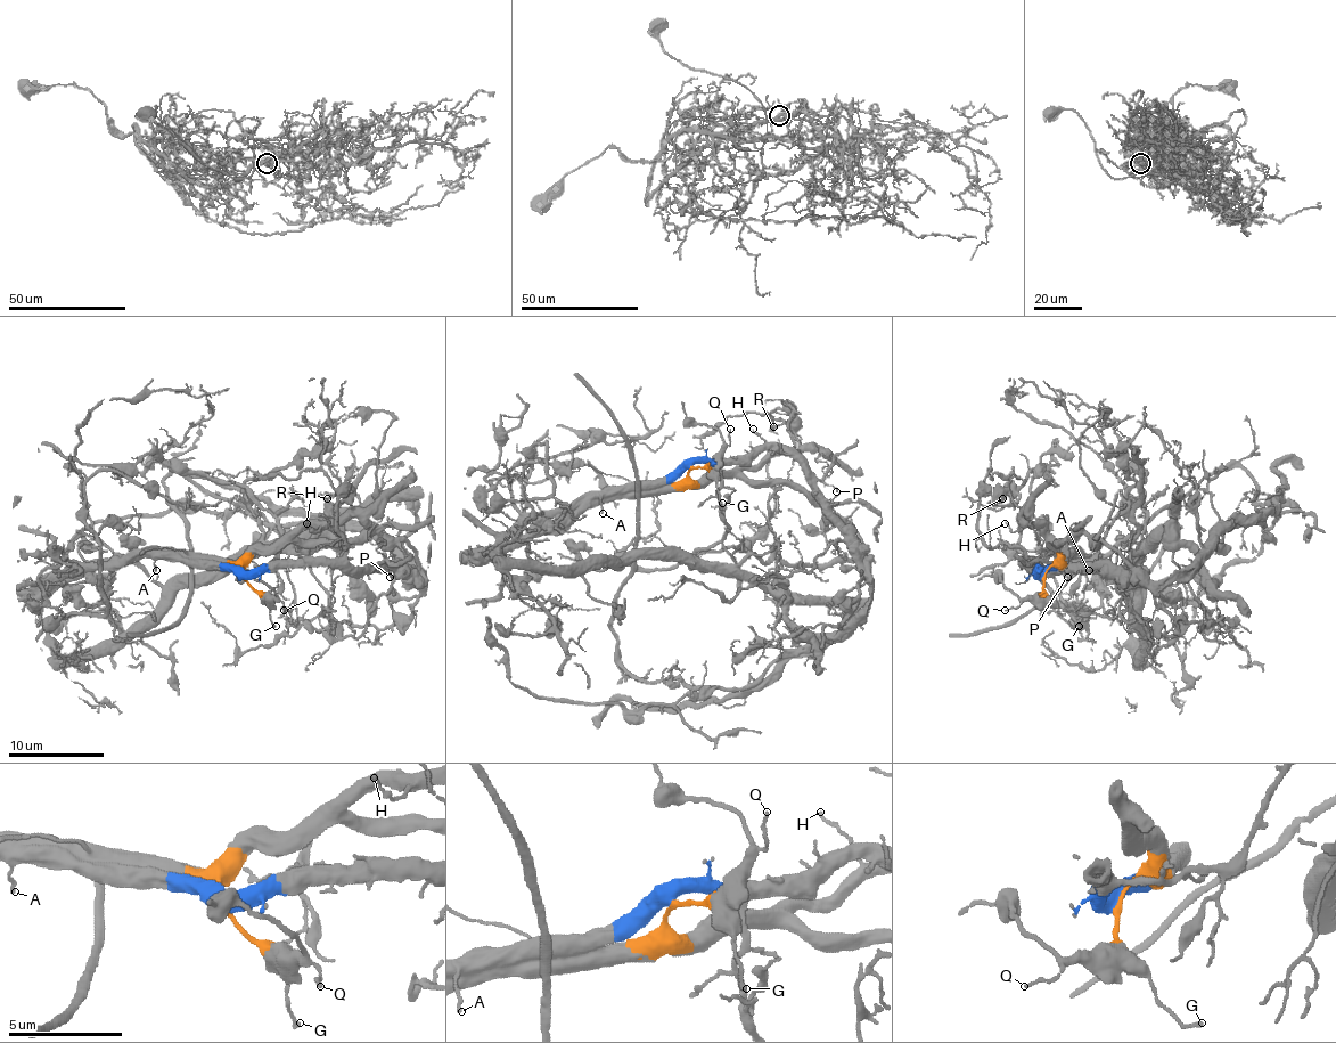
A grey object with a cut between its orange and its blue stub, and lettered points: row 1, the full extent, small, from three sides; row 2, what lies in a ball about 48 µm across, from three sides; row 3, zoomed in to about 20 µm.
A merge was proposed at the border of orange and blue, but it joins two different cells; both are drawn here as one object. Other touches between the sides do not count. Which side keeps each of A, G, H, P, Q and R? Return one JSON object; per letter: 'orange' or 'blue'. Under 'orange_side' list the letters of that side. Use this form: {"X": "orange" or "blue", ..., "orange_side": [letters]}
{"A": "blue", "G": "orange", "H": "orange", "P": "blue", "Q": "orange", "R": "orange", "orange_side": ["G", "H", "Q", "R"]}

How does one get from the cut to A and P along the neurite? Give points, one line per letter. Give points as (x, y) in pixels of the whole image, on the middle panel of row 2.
A: (689, 467), (646, 482), (611, 487), (600, 497), (603, 513)
P: (689, 467), (694, 463), (748, 458), (765, 449), (777, 449), (794, 454), (837, 491)

